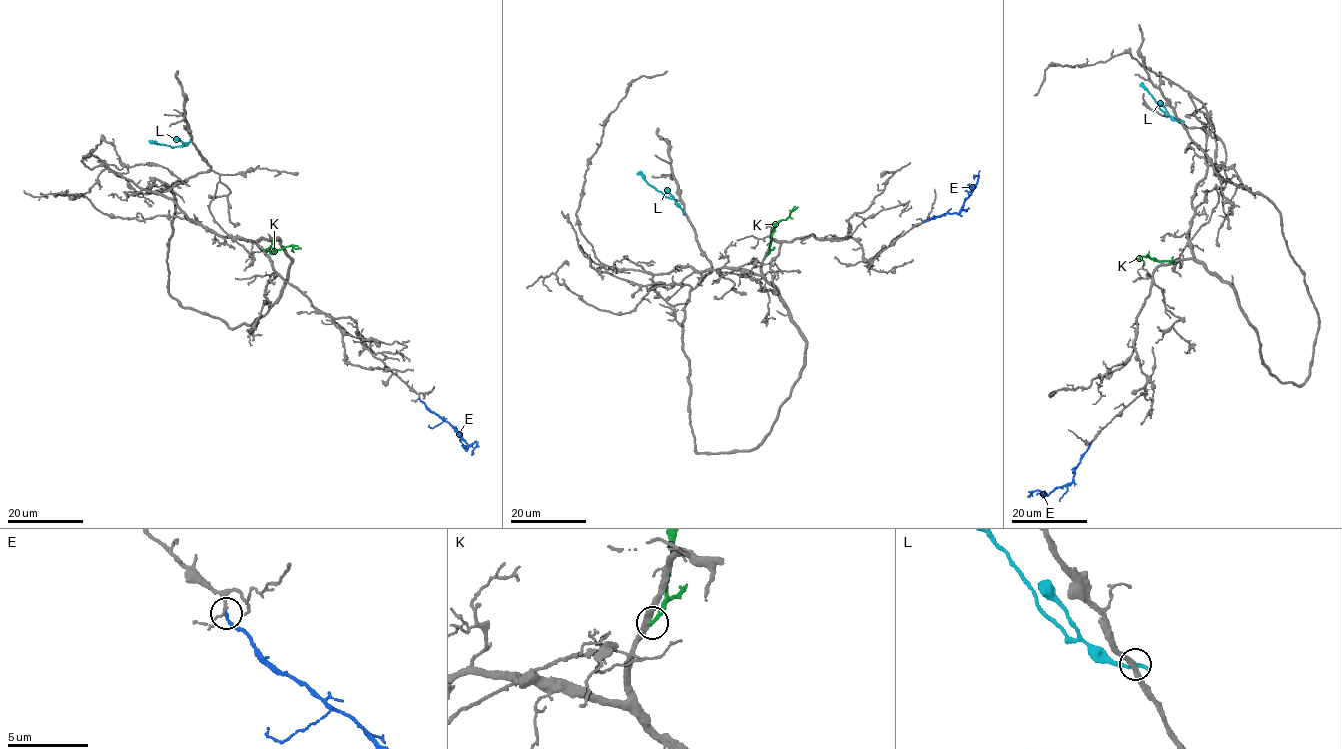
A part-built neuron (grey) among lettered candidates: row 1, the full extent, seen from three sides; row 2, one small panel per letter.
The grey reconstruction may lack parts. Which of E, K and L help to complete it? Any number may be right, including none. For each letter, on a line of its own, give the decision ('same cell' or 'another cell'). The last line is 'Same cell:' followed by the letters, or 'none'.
E: another cell
K: another cell
L: another cell
Same cell: none

